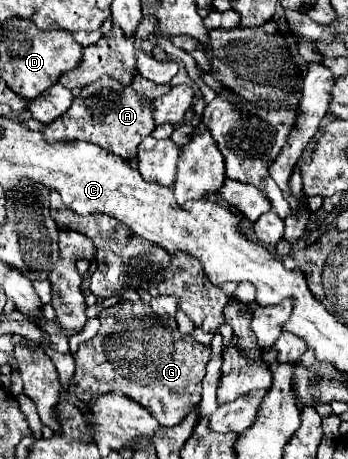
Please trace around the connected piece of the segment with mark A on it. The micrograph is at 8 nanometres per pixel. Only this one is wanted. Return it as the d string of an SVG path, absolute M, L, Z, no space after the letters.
M101 79L95 81L91 85L87 85L73 101L73 105L67 109L67 113L63 113L61 117L57 117L55 121L47 123L43 129L43 135L47 137L47 141L57 143L57 141L89 141L89 143L97 143L99 147L103 147L105 151L119 155L123 159L135 159L137 147L139 143L151 135L155 131L155 121L151 115L151 101L143 95L137 95L131 87L123 87L113 79Z

